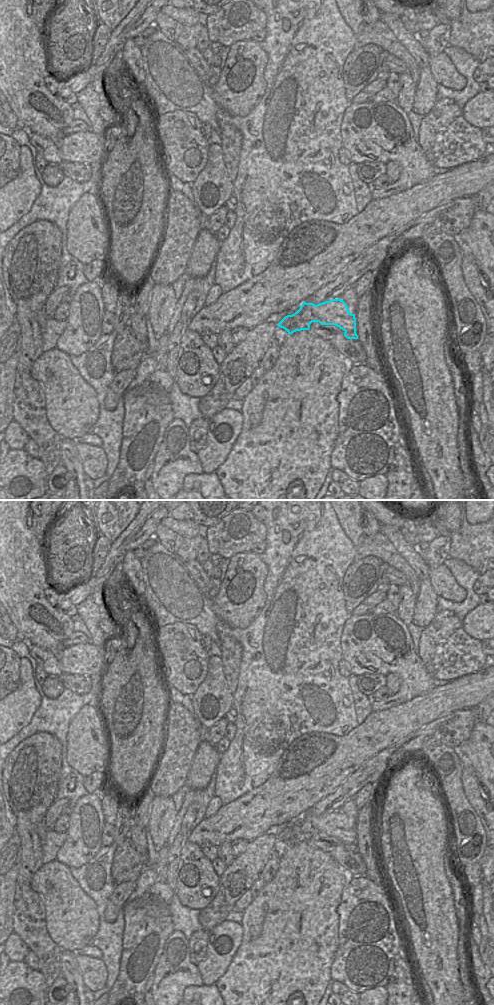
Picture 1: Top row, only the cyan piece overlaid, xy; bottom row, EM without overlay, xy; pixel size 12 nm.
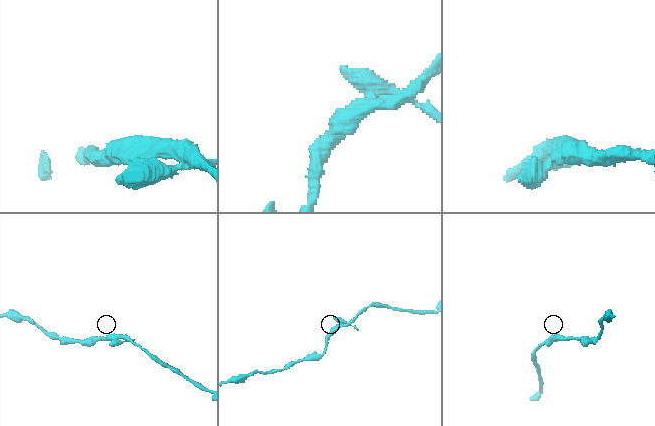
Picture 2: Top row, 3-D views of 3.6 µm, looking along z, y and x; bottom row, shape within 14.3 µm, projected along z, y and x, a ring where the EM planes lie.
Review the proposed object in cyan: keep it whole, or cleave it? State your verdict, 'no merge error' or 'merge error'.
merge error

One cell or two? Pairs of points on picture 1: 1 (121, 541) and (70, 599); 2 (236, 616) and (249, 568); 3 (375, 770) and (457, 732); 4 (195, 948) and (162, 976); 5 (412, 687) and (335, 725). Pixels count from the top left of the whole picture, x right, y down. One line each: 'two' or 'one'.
1: one
2: one
3: one
4: two
5: two

